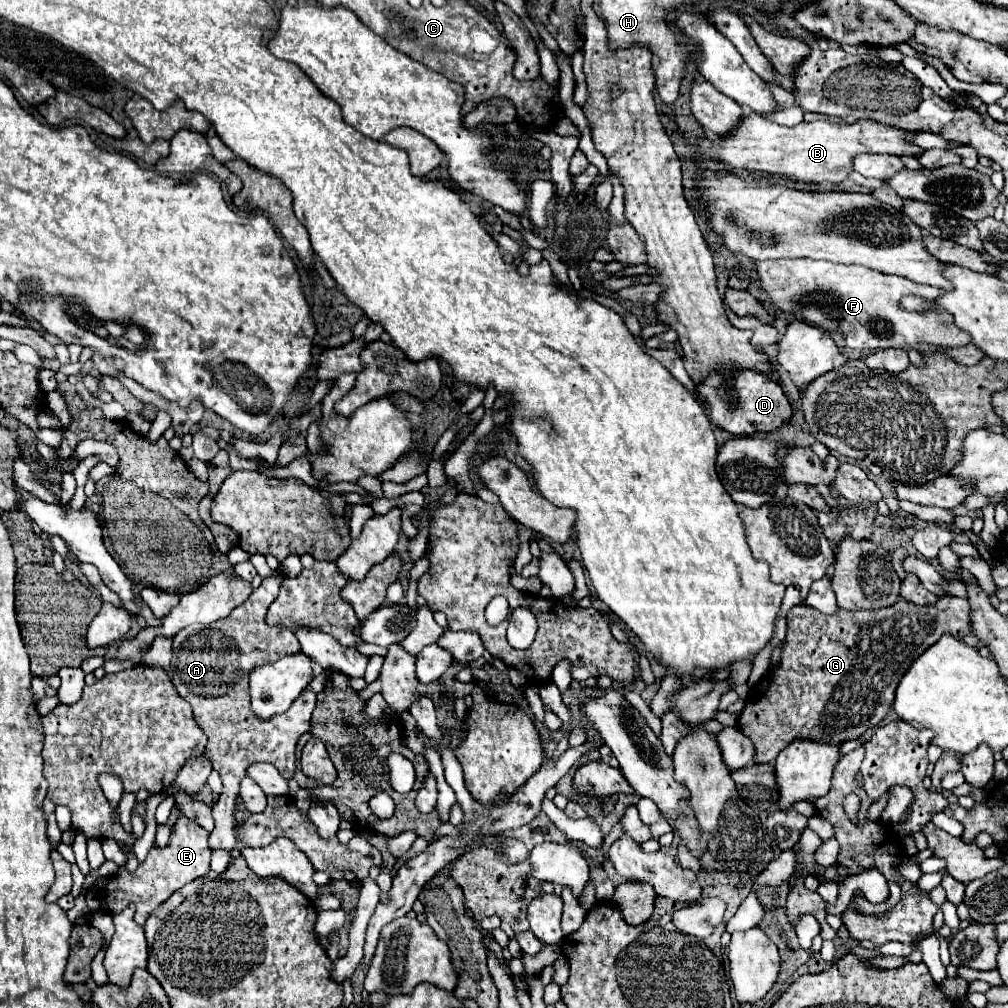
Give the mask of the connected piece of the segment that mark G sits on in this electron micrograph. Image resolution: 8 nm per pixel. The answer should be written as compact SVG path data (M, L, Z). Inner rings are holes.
M940 597L934 607L920 607L904 603L904 599L900 599L894 607L858 611L858 615L842 609L834 615L824 615L808 605L792 607L788 611L788 633L782 643L780 663L778 667L770 669L760 679L760 683L750 687L750 695L738 719L740 729L744 729L742 733L756 747L756 761L772 763L778 753L794 739L840 745L876 727L894 703L896 687L914 663L914 659L918 659L918 655L934 645L944 633L950 633L956 639L972 633L970 605L966 599Z

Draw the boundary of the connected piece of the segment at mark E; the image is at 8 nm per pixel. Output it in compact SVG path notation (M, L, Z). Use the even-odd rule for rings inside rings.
M178 817L174 831L170 835L170 841L166 847L154 845L148 851L148 857L138 865L136 871L126 871L124 867L118 867L118 871L108 879L104 891L96 891L100 909L104 913L116 915L122 909L128 907L128 903L136 905L136 923L144 925L150 911L154 911L158 905L162 905L176 889L184 887L186 883L194 881L196 877L202 877L210 871L210 845L208 845L208 831L204 831L200 825L186 817Z

